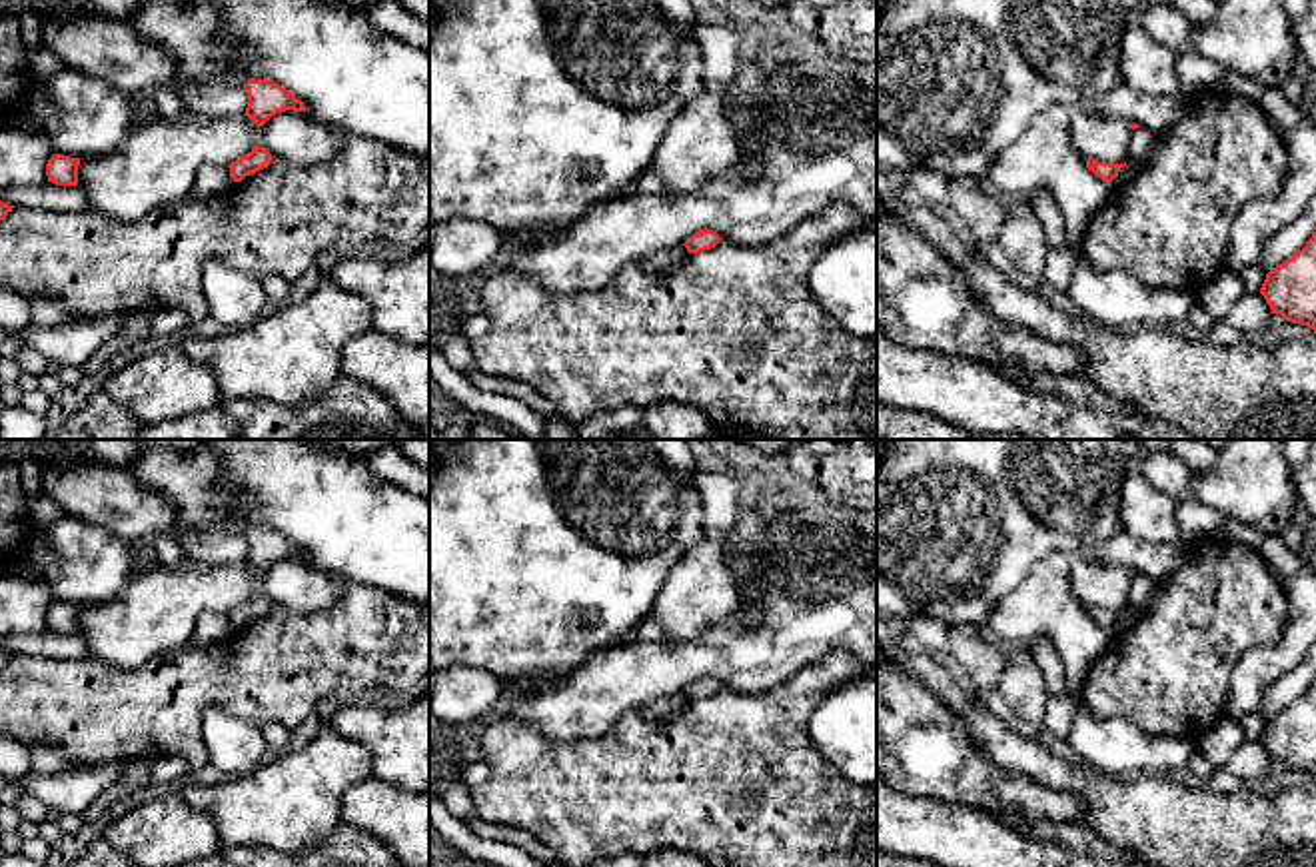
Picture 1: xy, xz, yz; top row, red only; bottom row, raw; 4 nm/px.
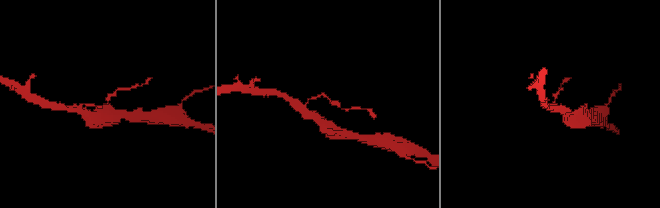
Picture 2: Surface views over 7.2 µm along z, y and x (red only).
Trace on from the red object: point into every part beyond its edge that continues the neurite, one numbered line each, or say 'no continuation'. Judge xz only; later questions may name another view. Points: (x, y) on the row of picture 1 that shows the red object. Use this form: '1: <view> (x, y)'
no continuation

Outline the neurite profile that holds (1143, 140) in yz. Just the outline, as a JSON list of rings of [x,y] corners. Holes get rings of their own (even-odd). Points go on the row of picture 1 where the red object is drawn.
[[[1142,126],[1132,130],[1130,162],[1136,164],[1144,162],[1150,156],[1154,144],[1156,144],[1156,136],[1150,130]]]

